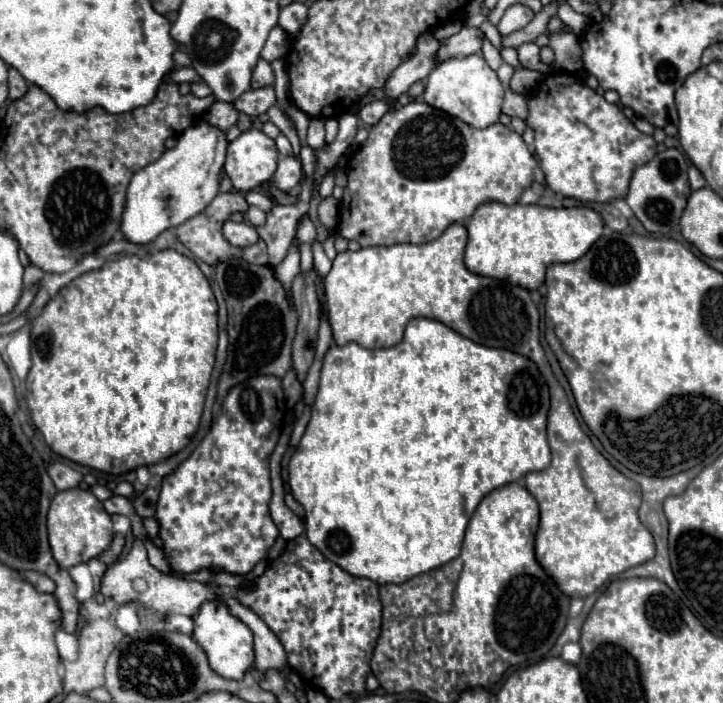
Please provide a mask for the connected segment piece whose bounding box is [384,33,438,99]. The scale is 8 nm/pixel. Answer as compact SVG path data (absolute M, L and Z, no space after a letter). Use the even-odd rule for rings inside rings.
M430 33L422 35L418 39L416 55L406 59L402 65L398 65L386 79L384 83L386 99L398 99L402 93L408 91L408 87L414 81L424 79L436 67L436 61L432 61L436 49L438 49L438 41Z

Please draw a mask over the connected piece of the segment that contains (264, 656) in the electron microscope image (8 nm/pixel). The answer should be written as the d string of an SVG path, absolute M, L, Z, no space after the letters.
M228 597L226 605L232 609L236 617L240 617L240 621L248 625L248 629L254 635L254 657L256 657L254 669L260 673L260 677L264 677L264 673L268 673L270 669L284 671L286 667L284 647L280 645L278 637L268 629L268 625L264 625L264 621L256 617L256 613L252 613L250 609L244 609L244 605L236 601L236 597Z

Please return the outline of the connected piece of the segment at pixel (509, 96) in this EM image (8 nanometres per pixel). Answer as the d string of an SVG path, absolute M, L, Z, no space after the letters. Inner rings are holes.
M510 87L504 91L504 103L502 103L502 113L510 115L510 117L520 117L526 119L528 115L528 105L526 105L526 97L522 93L512 91Z

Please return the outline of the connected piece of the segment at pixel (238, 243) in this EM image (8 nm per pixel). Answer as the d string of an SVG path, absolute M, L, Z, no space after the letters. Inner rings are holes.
M226 221L222 227L224 239L234 245L234 247L248 247L252 243L258 241L258 231L256 227L250 227L248 223L234 223L234 221Z

